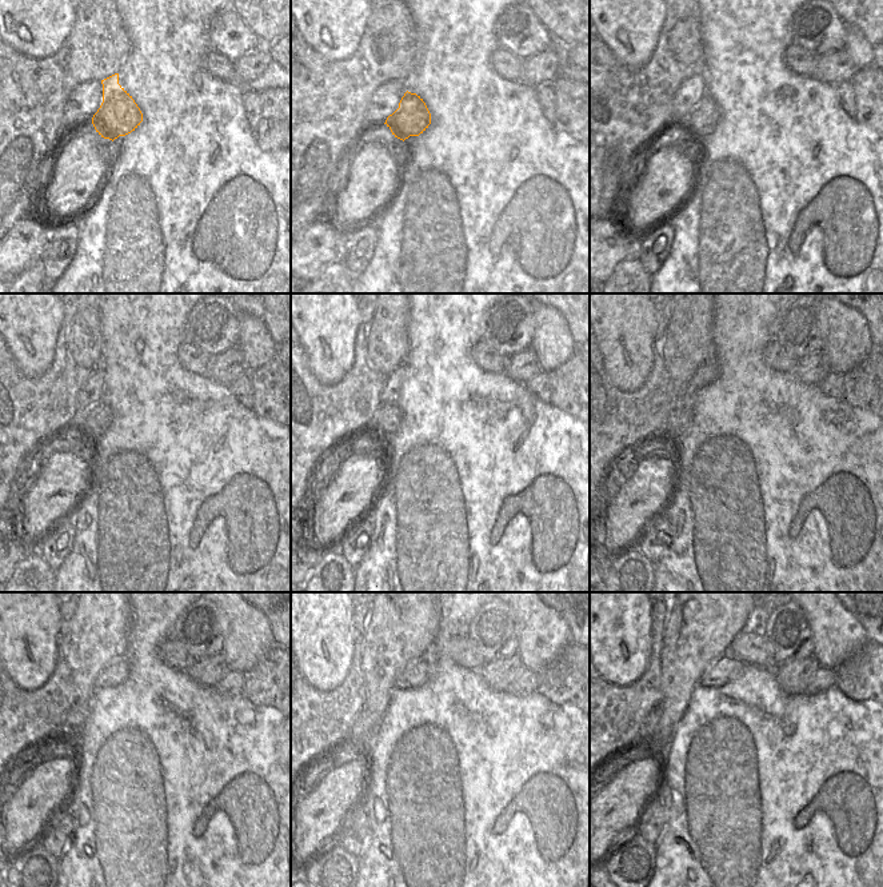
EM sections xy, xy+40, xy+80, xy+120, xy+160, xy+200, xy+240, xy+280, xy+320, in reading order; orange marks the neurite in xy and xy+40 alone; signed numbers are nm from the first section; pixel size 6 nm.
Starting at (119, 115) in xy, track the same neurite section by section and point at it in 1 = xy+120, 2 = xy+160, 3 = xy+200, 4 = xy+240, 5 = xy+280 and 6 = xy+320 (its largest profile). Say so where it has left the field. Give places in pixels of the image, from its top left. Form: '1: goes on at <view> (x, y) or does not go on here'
1: goes on at xy+120 (95, 420)
2: goes on at xy+160 (387, 418)
3: goes on at xy+200 (680, 416)
4: goes on at xy+240 (75, 720)
5: goes on at xy+280 (367, 724)
6: goes on at xy+320 (651, 722)

